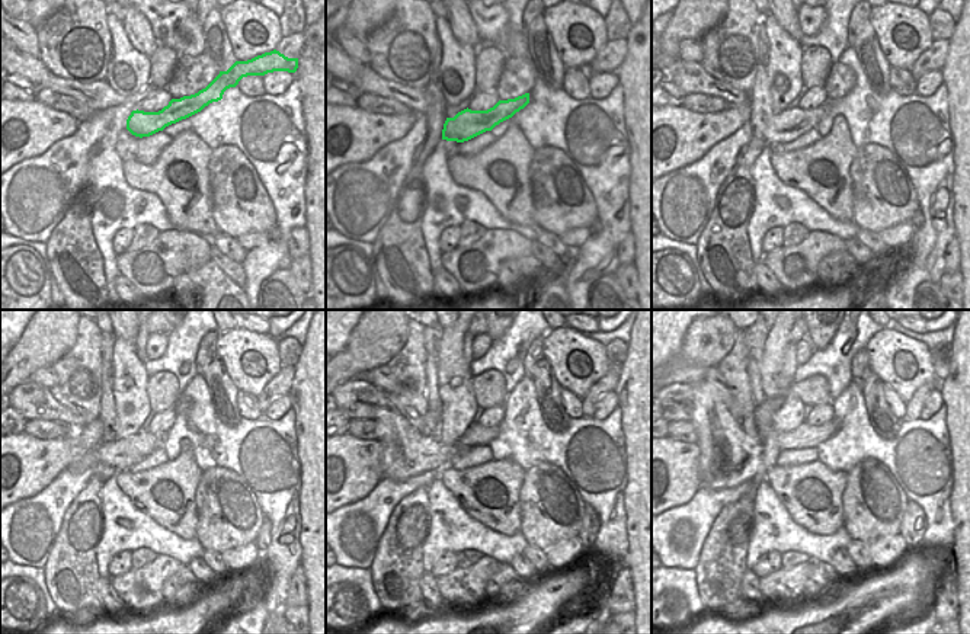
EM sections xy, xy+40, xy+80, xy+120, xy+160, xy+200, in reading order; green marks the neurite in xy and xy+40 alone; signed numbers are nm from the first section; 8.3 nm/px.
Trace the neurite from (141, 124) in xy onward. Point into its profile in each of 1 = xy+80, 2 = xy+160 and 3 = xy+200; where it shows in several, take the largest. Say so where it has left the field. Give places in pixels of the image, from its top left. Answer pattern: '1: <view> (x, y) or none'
1: xy+80 (786, 125)
2: xy+160 (406, 452)
3: xy+200 (727, 457)

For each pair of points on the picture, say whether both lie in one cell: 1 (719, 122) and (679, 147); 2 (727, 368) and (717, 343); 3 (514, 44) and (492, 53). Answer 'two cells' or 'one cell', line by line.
1: one cell
2: two cells
3: two cells

